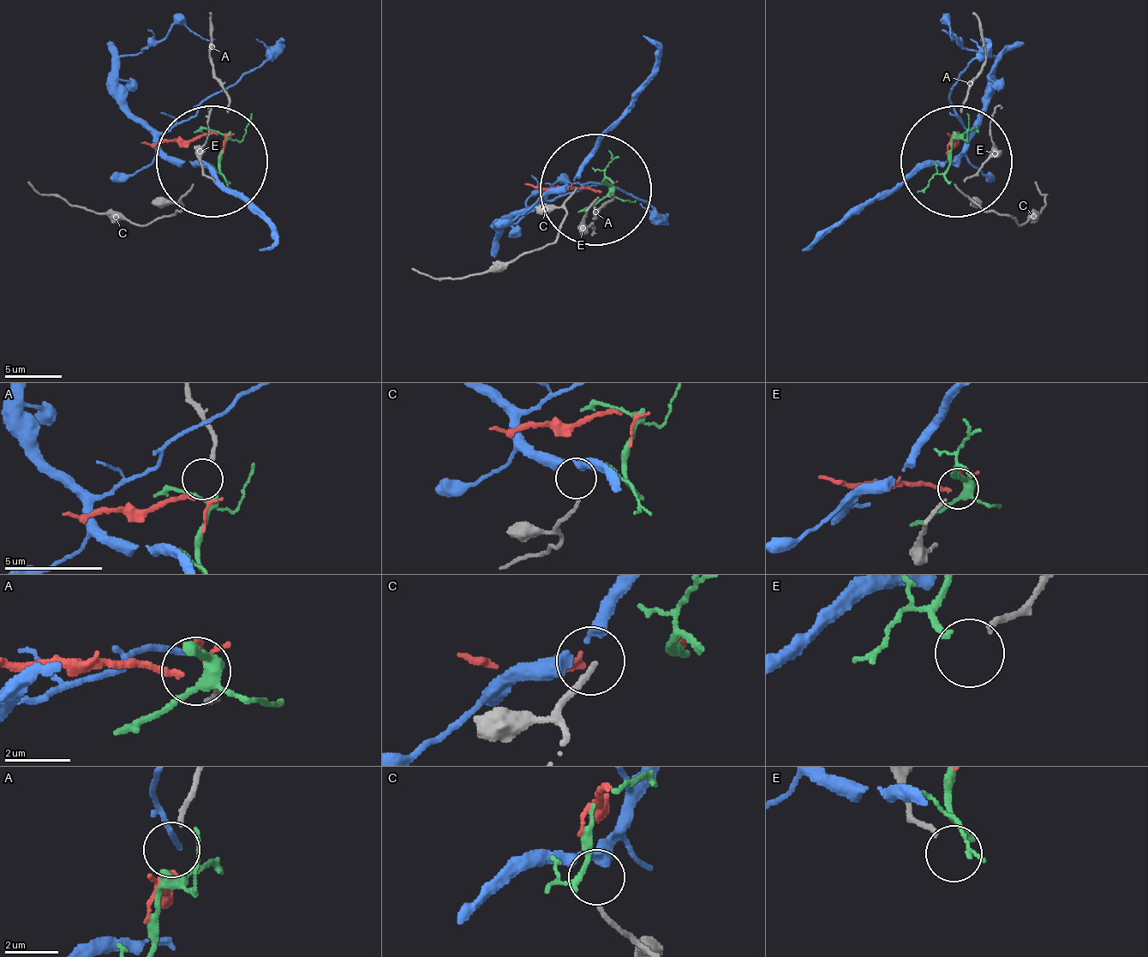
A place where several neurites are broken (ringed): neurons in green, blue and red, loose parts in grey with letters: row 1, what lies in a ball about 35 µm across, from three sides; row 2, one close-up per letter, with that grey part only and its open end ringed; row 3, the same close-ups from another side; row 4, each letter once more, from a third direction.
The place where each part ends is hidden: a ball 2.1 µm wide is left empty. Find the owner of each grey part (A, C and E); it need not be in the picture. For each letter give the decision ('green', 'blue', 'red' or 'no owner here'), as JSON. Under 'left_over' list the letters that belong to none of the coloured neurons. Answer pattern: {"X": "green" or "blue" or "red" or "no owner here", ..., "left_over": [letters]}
{"A": "red", "C": "blue", "E": "no owner here", "left_over": ["E"]}

